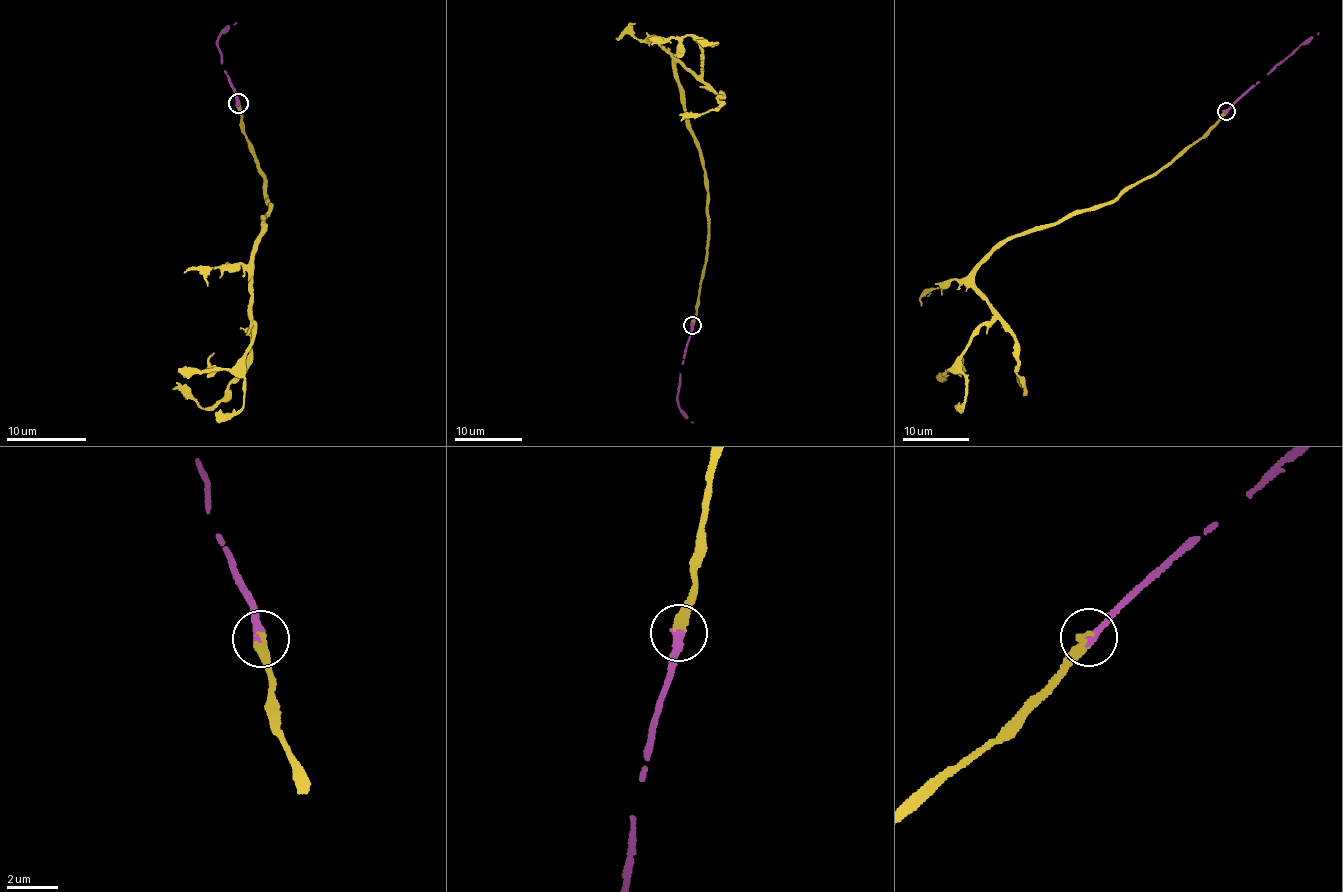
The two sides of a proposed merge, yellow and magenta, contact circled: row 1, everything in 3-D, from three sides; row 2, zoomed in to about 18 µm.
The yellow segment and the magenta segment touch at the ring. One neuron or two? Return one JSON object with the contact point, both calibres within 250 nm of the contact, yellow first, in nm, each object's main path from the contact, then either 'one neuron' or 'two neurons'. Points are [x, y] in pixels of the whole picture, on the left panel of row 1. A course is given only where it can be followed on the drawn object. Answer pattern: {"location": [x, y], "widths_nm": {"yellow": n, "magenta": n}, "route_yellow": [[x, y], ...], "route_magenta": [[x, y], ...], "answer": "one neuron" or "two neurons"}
{"location": [238, 103], "widths_nm": {"yellow": 340, "magenta": 400}, "route_yellow": [[239, 103], [243, 129], [273, 204], [253, 254], [250, 364], [209, 407], [172, 389]], "route_magenta": [[239, 103], [215, 44], [228, 26], [235, 23]], "answer": "one neuron"}

